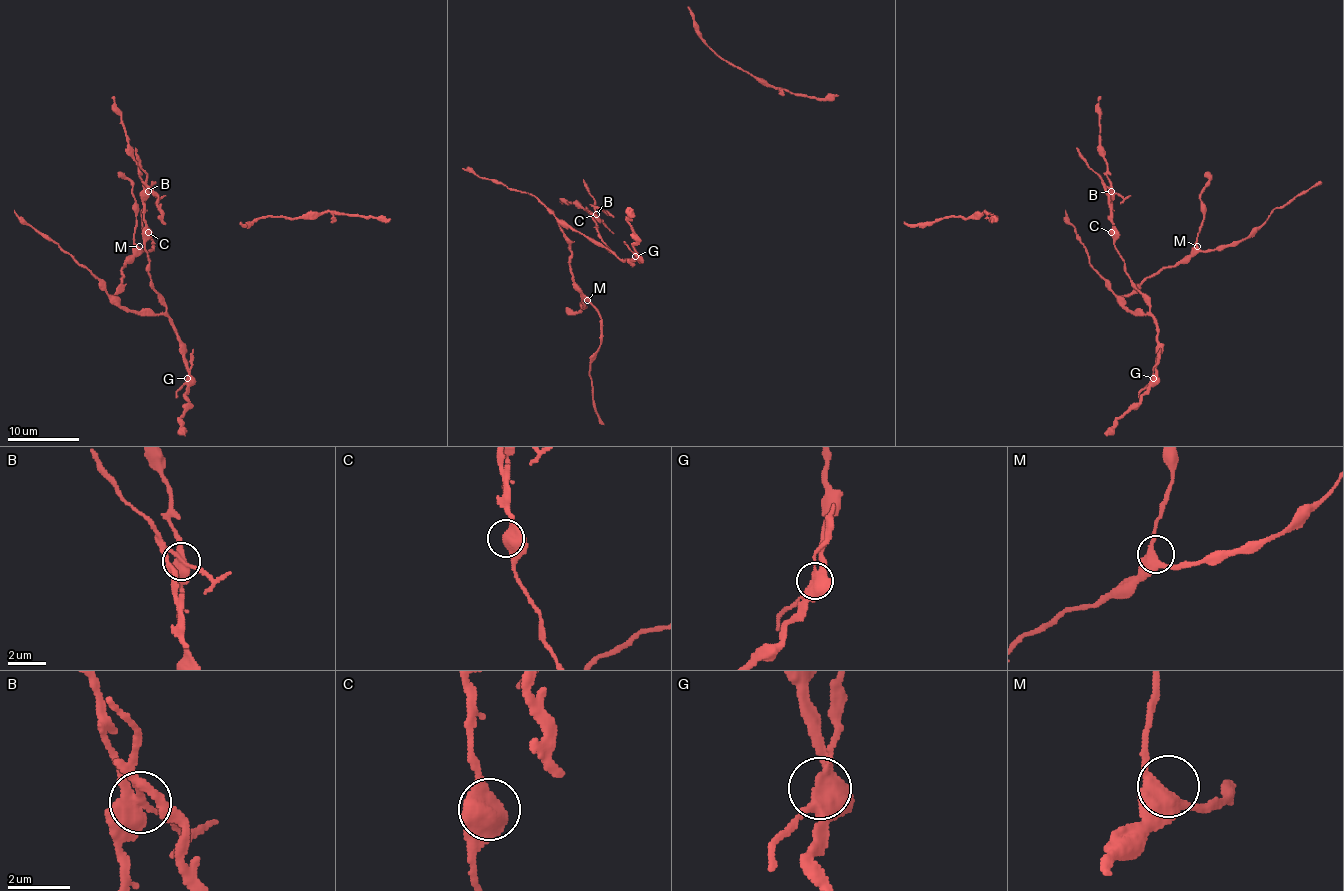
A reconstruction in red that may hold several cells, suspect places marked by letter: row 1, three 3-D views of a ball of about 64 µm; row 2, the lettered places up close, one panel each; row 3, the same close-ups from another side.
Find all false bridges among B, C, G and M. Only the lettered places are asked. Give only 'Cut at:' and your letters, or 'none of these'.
Cut at: B

